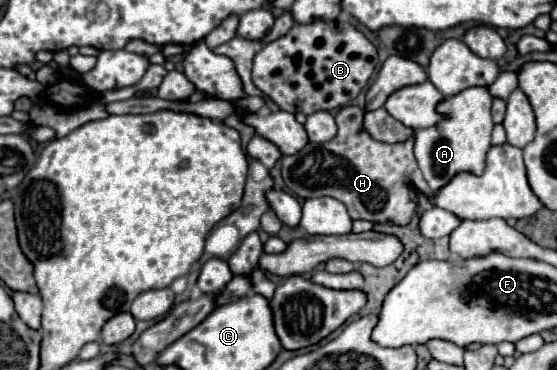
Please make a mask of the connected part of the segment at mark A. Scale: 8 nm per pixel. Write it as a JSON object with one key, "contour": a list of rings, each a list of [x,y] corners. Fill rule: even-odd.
{"contour":[[[470,87],[440,103],[438,111],[444,113],[448,119],[440,121],[430,129],[416,131],[414,155],[432,193],[438,193],[438,189],[448,185],[450,177],[458,173],[474,173],[474,175],[484,173],[486,153],[490,149],[490,135],[494,127],[490,107],[492,107],[492,95],[488,93],[488,89]]]}

